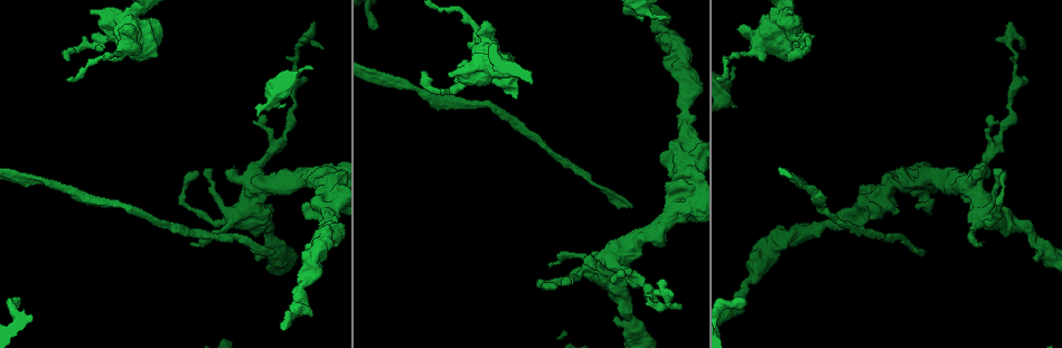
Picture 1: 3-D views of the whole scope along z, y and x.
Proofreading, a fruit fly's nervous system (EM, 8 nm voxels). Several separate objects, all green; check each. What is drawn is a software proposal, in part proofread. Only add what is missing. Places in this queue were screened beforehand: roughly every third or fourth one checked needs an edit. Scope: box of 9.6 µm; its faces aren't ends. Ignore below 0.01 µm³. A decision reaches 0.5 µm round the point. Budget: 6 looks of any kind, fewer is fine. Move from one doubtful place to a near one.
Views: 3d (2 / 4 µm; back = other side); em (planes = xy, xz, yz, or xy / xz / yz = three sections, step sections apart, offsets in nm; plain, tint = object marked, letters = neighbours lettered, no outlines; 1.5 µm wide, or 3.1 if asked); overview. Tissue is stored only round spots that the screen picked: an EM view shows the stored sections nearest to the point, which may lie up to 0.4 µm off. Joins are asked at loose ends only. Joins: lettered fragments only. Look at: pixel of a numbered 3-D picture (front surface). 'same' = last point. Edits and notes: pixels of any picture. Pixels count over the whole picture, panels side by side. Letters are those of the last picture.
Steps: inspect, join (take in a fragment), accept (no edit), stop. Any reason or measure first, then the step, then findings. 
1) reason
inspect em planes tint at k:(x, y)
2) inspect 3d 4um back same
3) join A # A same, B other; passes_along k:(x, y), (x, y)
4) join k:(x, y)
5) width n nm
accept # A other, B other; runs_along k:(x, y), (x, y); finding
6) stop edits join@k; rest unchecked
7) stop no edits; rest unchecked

free end
inspect em xy step 4 tint at 1:(517, 98)

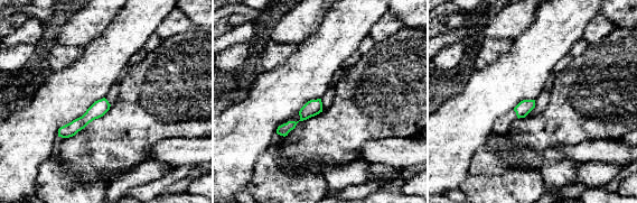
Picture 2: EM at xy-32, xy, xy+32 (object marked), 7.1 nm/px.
another direction
inspect em planes letters same

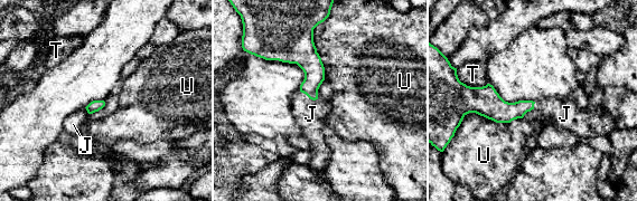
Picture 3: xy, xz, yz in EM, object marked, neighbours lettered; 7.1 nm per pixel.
longest_contact U 440 nm
join J # J same, T other, U other; passes_along 3:(309, 61), (308, 96), (310, 114); the neuron continues

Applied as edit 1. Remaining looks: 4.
redraw
inspect overview

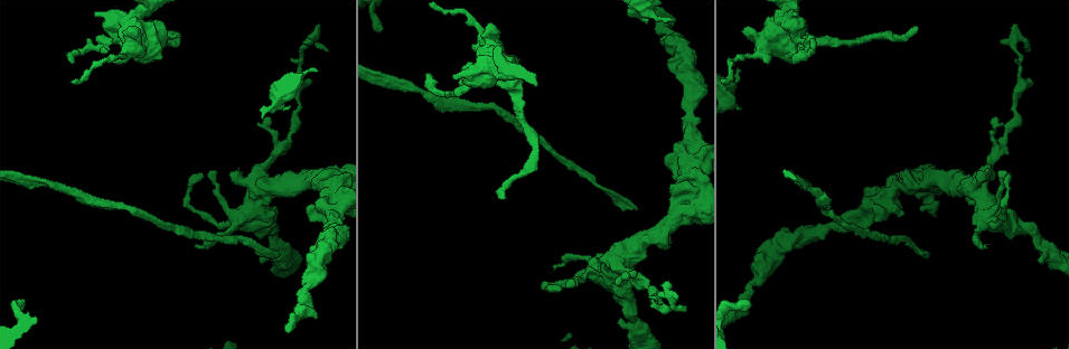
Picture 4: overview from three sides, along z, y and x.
thin end
inspect em planes letters at 4:(674, 19)

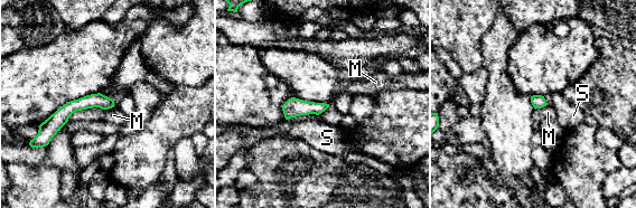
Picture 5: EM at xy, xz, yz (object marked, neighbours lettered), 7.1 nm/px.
accept # M other, S other; runs_along 5:(111, 103), (76, 104), (45, 125); no lettered fragment goes on from it

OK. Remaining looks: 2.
long arm stops here
inspect 3d 2um at 4:(918, 29)

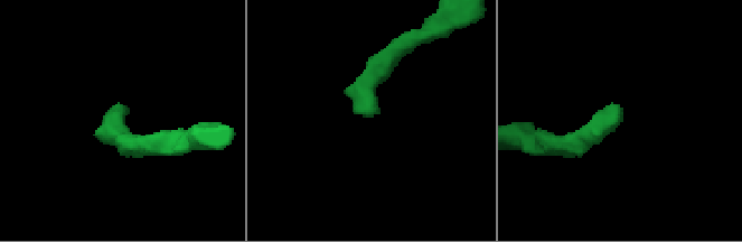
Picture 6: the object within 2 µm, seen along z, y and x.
need the tissue
inspect em planes letters at 6:(123, 109)

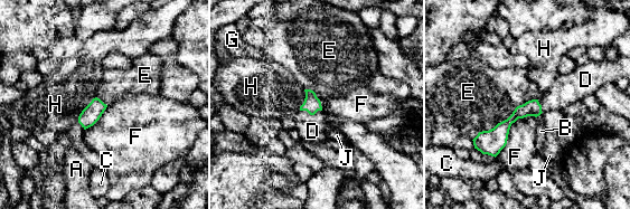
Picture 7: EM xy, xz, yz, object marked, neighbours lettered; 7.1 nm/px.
join D # A other, B other, C other, D same, E other, F other, G other, H other, J other; it goes on there

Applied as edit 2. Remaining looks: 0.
stop edits join@3, join@7; rest unchecked

